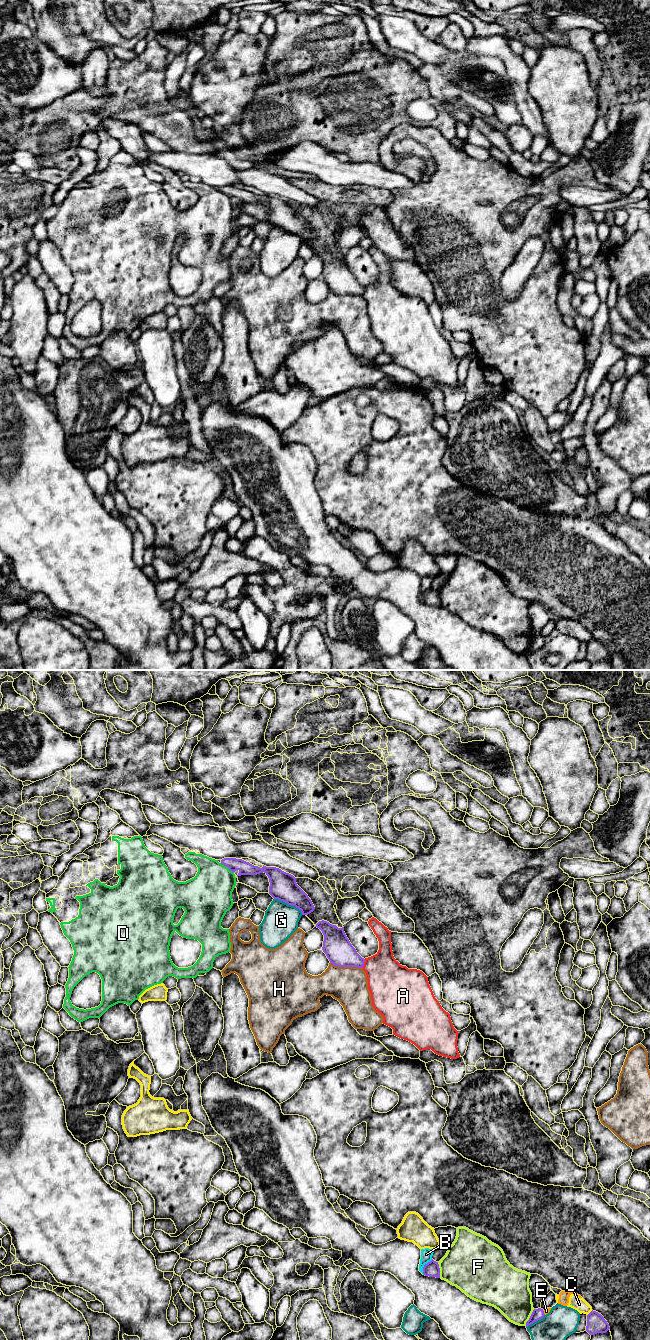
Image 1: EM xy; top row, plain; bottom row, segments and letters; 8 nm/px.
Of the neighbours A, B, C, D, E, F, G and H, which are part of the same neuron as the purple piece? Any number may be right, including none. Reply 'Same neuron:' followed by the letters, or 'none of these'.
Same neuron: none of these

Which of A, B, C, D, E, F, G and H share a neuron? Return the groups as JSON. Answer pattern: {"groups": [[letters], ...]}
{"groups": [["A"], ["B"], ["C", "E"], ["D"], ["F"], ["G"], ["H"]]}

